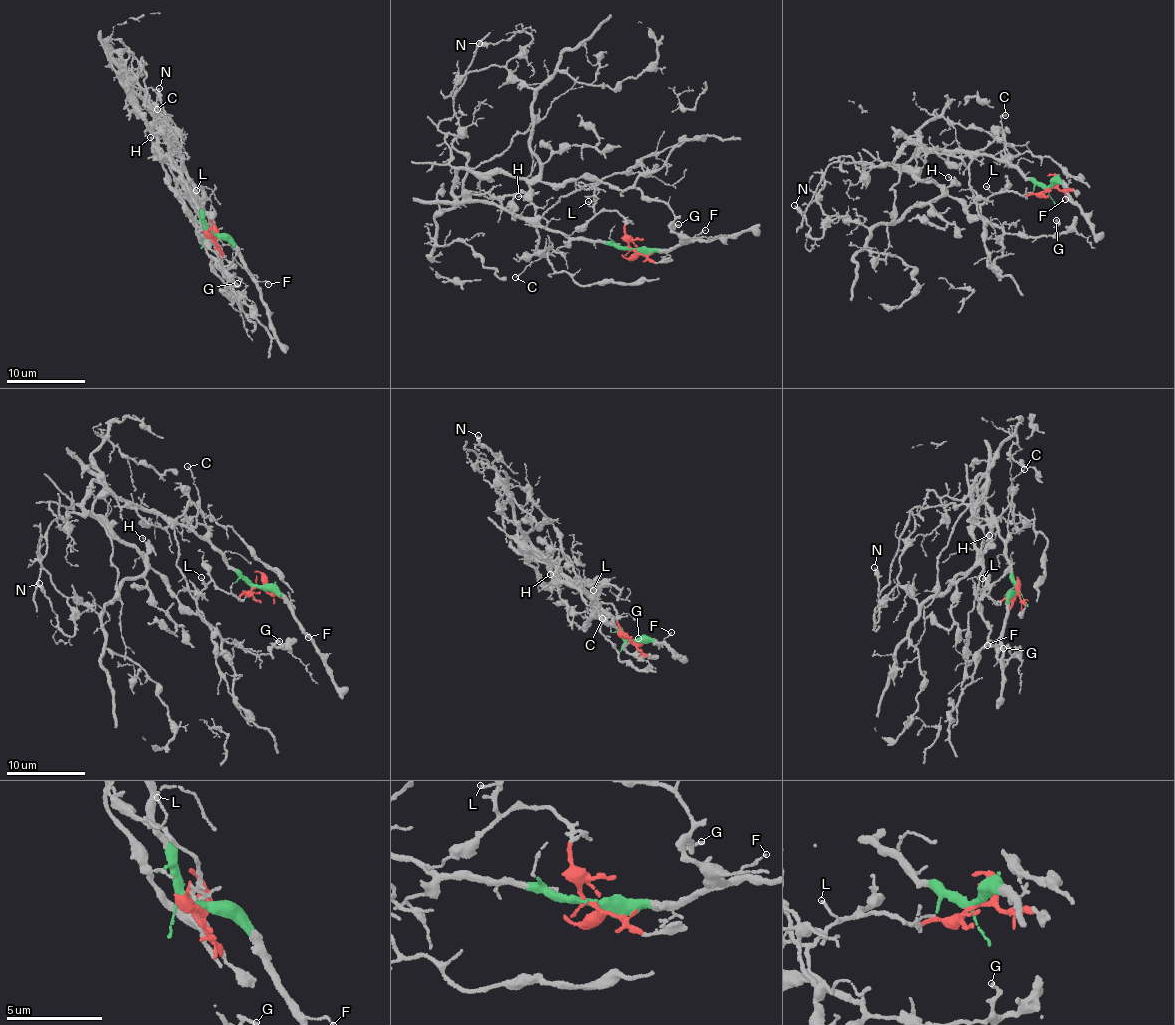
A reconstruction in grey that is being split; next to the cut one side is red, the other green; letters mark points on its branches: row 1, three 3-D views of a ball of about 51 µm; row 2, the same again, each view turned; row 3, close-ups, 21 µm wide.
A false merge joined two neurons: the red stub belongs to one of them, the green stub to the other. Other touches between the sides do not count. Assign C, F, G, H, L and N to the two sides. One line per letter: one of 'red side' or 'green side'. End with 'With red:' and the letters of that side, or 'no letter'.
C: green side
F: green side
G: red side
H: red side
L: red side
N: red side
With red: G, H, L, N

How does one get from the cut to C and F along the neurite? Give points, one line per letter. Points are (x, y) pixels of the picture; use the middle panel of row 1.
C: (631, 250), (619, 249), (597, 241), (572, 240), (546, 253), (514, 276)
F: (631, 250), (645, 254), (669, 248), (690, 241), (705, 229)

